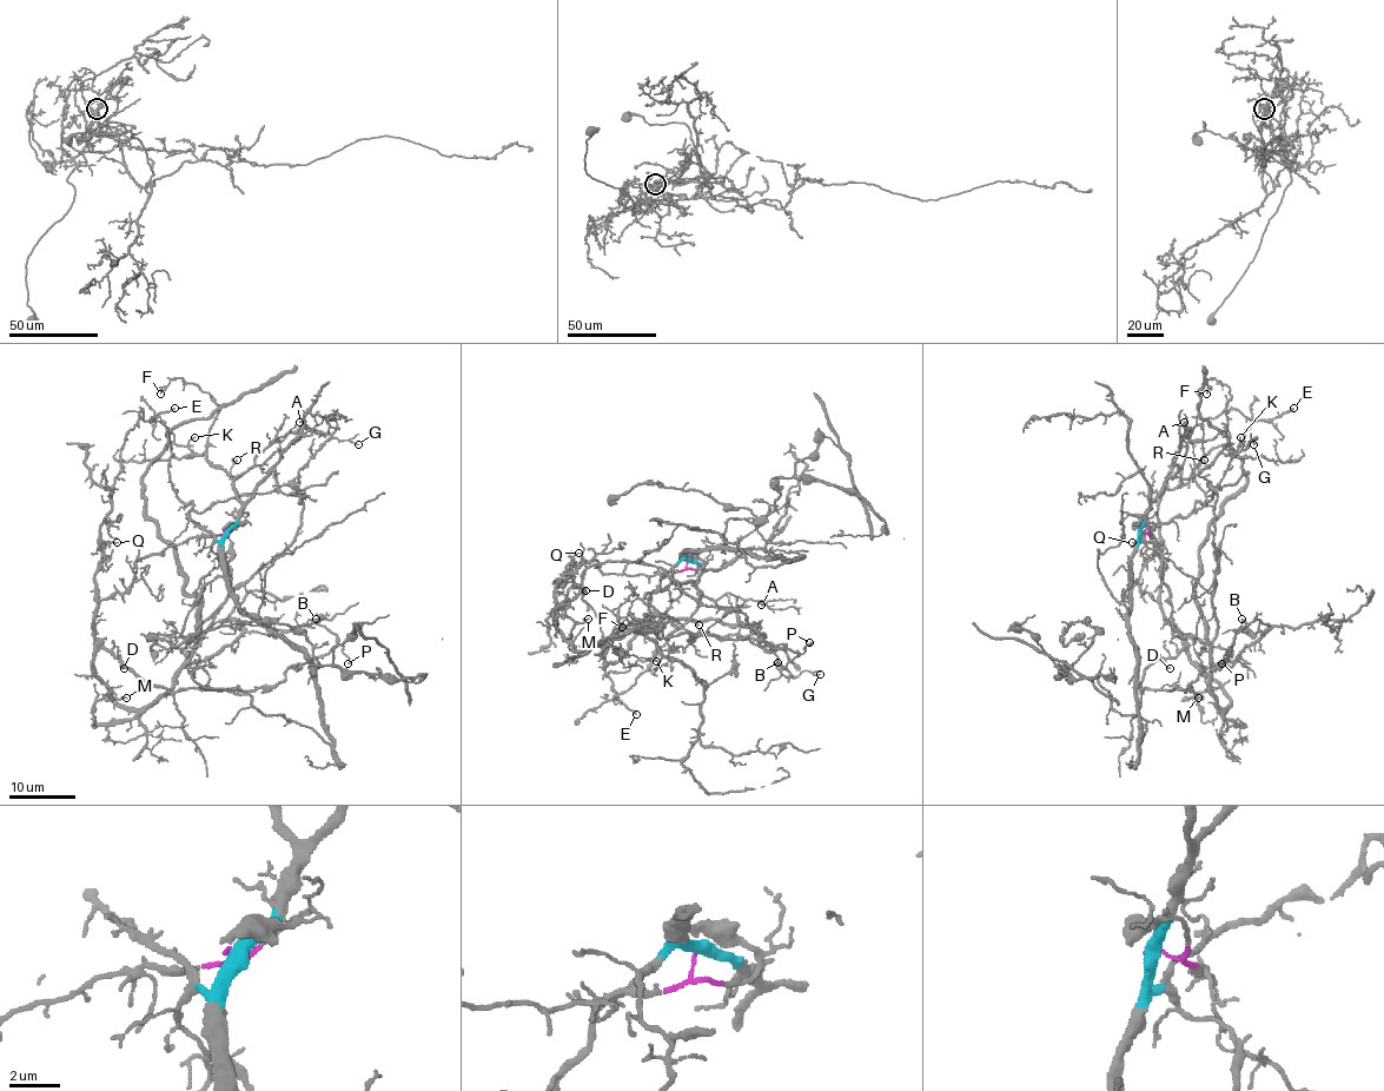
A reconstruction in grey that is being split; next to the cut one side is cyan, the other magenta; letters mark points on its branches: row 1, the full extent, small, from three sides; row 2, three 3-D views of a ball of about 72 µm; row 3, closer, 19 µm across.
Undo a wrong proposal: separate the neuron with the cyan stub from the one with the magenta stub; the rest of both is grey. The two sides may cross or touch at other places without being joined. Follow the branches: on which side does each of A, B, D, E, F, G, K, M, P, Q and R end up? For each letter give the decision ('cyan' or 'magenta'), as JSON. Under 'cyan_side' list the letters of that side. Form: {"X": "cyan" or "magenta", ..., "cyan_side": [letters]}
{"A": "cyan", "B": "magenta", "D": "magenta", "E": "magenta", "F": "cyan", "G": "magenta", "K": "cyan", "M": "magenta", "P": "magenta", "Q": "magenta", "R": "cyan", "cyan_side": ["A", "F", "K", "R"]}

